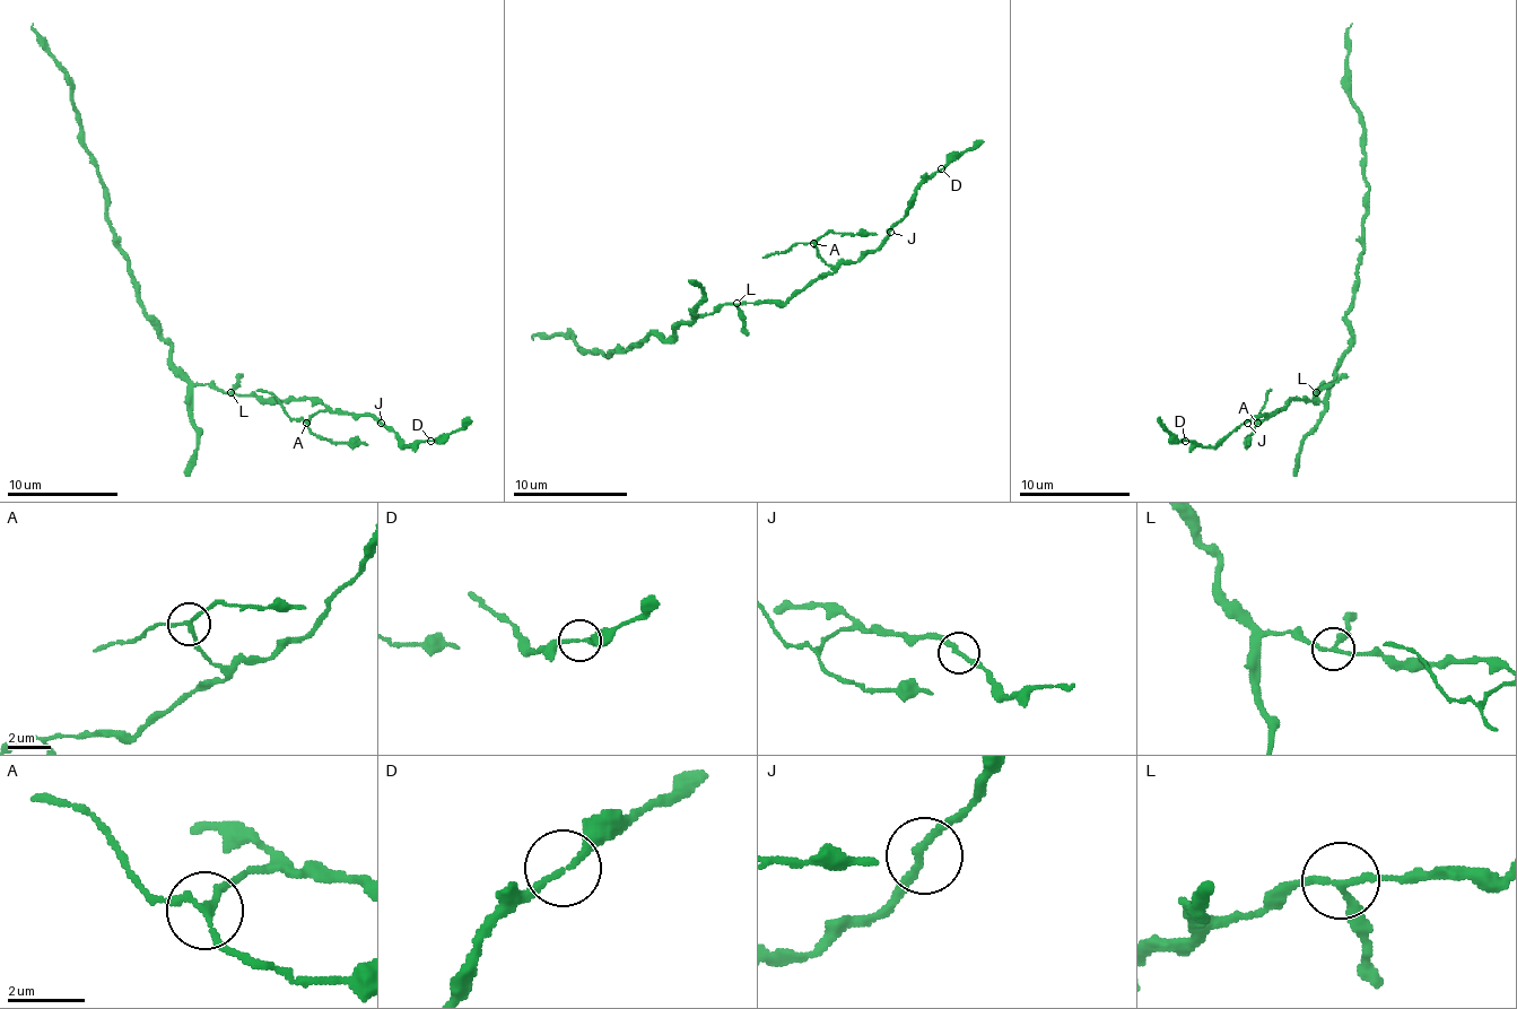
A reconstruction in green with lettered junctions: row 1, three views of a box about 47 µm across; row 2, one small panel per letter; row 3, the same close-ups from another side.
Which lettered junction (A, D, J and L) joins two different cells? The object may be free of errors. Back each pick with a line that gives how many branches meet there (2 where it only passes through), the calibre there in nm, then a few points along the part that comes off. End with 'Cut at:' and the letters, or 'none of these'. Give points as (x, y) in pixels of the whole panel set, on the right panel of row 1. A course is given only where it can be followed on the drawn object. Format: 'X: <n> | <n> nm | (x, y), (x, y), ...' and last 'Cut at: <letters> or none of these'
A: 3 | 160 nm | (1258, 423), (1247, 437), (1249, 445)
Cut at: A

